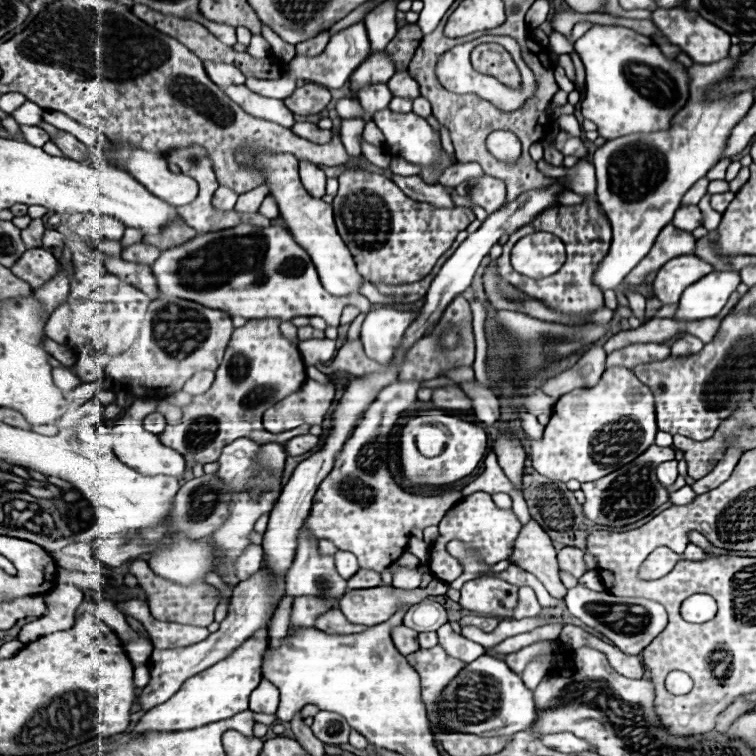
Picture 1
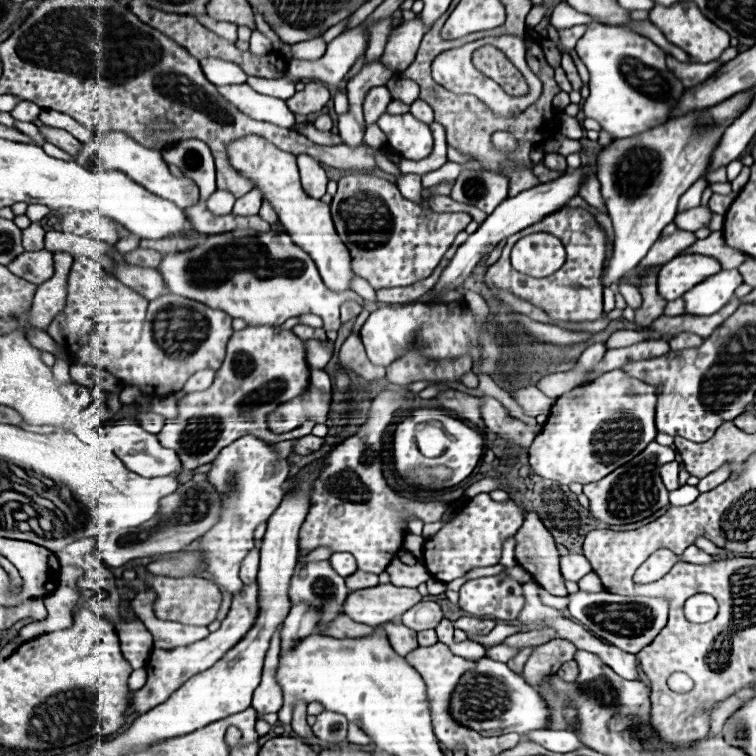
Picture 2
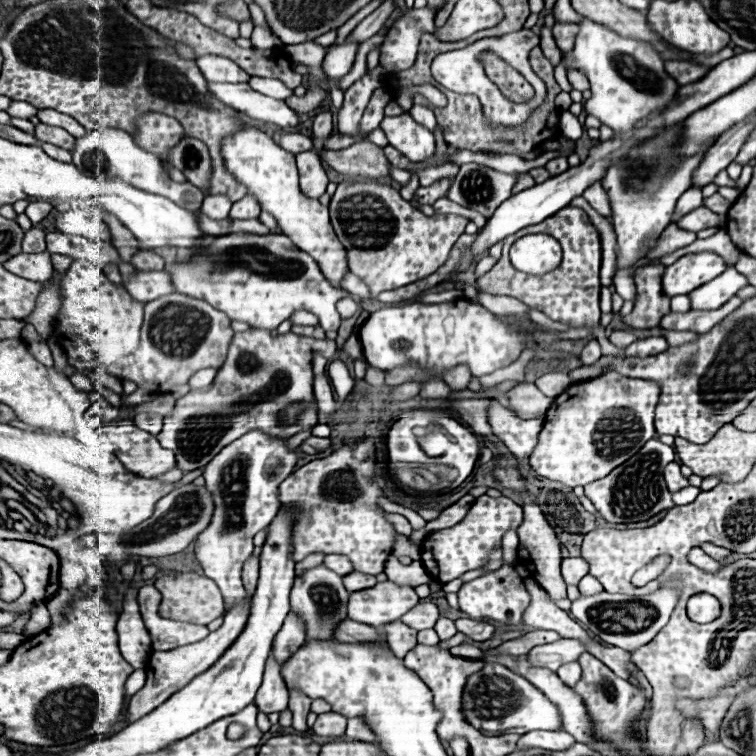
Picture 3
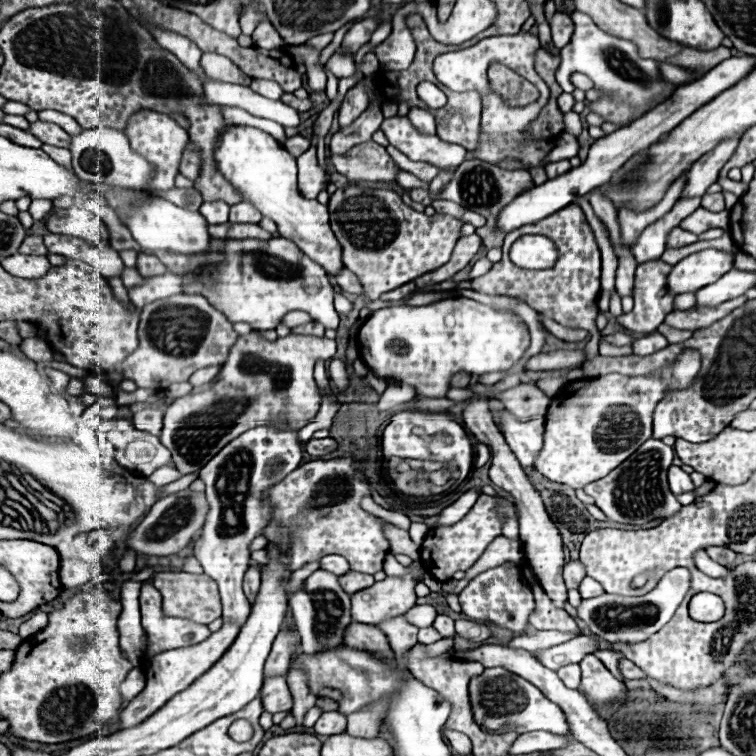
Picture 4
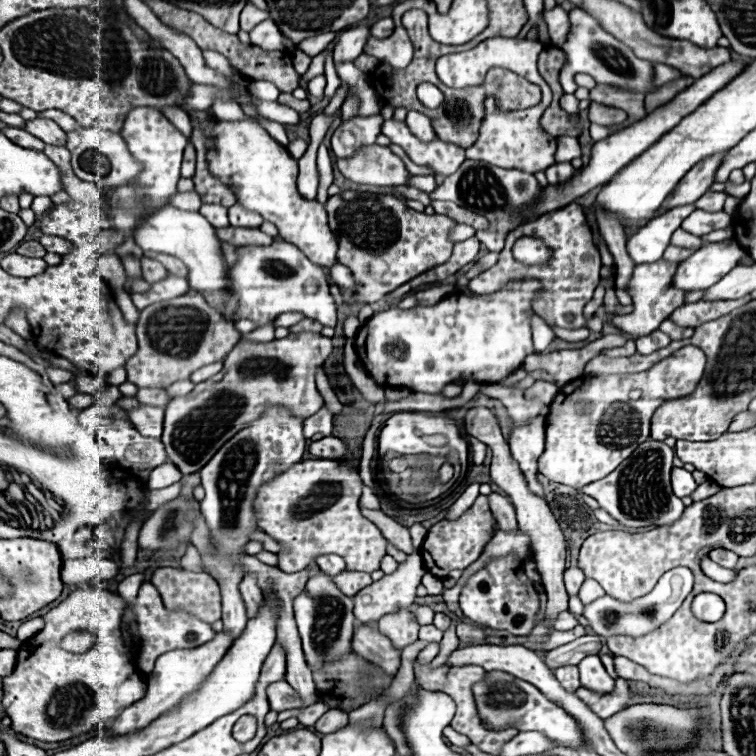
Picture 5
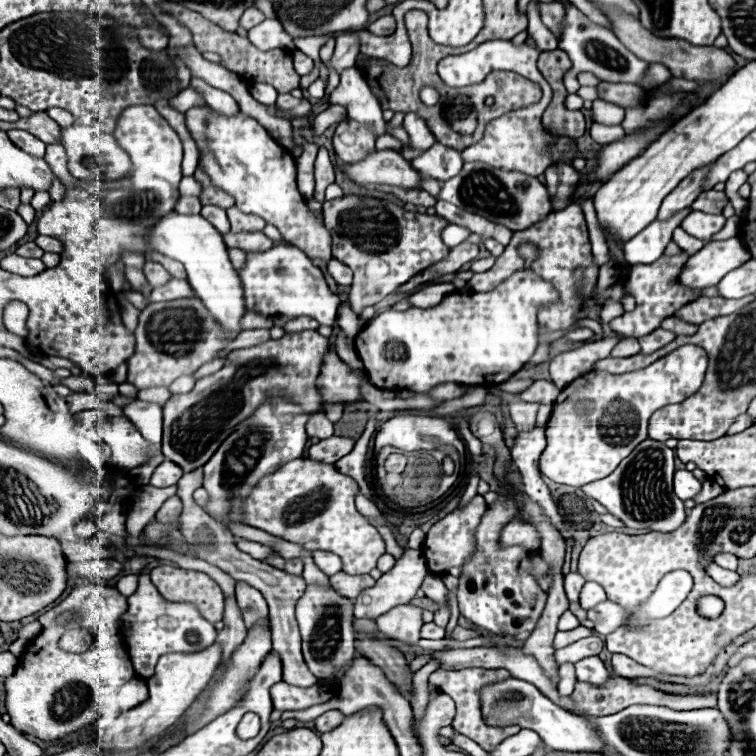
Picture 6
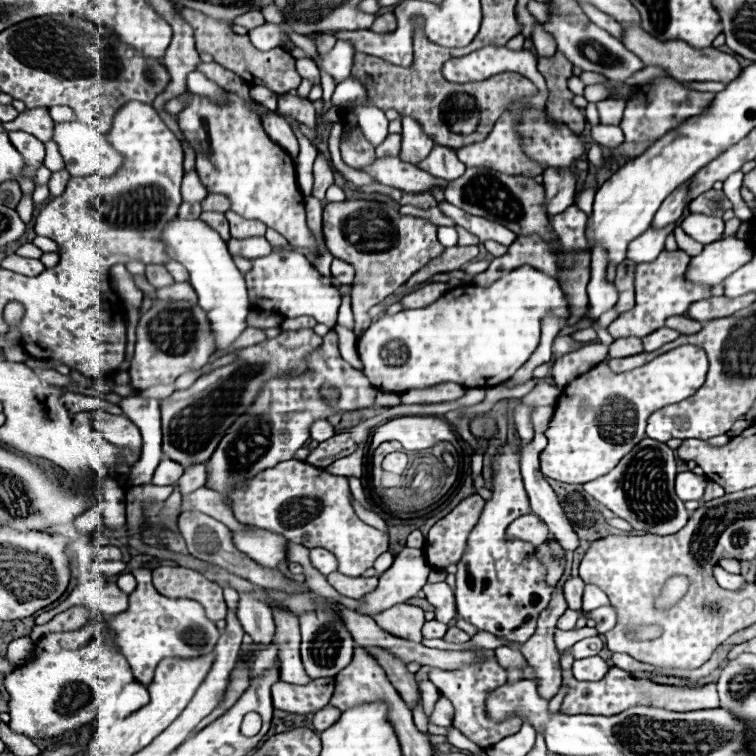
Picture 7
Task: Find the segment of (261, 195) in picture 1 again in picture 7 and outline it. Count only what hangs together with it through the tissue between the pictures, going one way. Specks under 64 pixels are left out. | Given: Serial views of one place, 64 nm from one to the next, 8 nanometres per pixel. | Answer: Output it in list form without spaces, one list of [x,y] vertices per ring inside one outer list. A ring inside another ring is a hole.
[[[232,210],[226,212],[226,218],[230,222],[230,232],[232,232],[232,238],[248,238],[248,236],[264,236],[266,232],[266,226],[258,220],[244,220],[240,218],[238,214],[234,214]]]

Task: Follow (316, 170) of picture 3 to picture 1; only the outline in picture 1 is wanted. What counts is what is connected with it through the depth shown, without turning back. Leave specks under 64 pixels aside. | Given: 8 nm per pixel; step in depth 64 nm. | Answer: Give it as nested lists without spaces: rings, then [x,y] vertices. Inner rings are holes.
[[[308,160],[299,161],[299,176],[310,196],[322,198],[326,194],[326,176],[316,164],[308,164]]]

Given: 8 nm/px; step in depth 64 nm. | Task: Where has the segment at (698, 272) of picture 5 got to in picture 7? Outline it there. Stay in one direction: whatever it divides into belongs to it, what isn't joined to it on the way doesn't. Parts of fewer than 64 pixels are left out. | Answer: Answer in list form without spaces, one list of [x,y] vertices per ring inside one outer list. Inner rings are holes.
[[[724,238],[704,246],[704,252],[690,260],[686,278],[696,284],[720,284],[726,276],[748,264],[752,256],[752,246],[746,240]]]

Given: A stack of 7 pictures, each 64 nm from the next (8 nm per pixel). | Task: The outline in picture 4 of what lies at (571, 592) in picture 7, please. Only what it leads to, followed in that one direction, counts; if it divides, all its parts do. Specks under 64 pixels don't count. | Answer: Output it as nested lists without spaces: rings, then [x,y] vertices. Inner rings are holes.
[[[566,562],[564,564],[564,580],[566,580],[566,586],[568,590],[578,590],[580,586],[580,580],[586,576],[584,572],[584,566],[580,562]]]

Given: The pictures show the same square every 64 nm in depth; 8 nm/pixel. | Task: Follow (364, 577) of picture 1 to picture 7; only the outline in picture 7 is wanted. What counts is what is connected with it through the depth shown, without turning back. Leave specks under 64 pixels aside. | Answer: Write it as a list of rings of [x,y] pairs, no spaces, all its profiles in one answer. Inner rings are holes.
[[[332,572],[332,576],[326,576],[326,580],[342,596],[356,598],[356,600],[364,598],[364,594],[372,592],[376,588],[376,584],[378,584],[378,576],[372,576],[372,578],[350,578],[350,576],[342,576],[340,572]]]

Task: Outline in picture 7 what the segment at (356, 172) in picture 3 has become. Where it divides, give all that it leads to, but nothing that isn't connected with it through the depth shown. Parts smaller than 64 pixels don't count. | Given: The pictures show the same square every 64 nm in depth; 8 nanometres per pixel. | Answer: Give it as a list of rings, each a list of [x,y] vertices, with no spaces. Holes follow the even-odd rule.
[[[382,158],[376,160],[370,168],[364,168],[370,176],[374,176],[380,184],[398,188],[406,194],[426,194],[432,192],[434,186],[446,188],[450,182],[434,178],[432,174],[420,170],[414,164],[402,162],[400,158]]]

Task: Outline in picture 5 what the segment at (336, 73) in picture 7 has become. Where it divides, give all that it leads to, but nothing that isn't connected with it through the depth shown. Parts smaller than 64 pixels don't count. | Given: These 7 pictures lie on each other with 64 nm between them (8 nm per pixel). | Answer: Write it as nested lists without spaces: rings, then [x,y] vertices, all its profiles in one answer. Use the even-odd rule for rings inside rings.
[[[360,24],[360,26],[354,26],[346,32],[342,32],[338,38],[338,44],[334,48],[334,62],[336,64],[354,62],[362,54],[362,48],[364,48],[368,36],[370,36],[370,26],[366,26],[366,24]]]

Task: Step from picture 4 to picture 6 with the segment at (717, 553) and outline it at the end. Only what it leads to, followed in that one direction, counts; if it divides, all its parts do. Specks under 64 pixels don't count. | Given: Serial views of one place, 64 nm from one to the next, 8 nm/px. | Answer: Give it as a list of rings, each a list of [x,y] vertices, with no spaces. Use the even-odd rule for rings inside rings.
[[[718,554],[718,556],[714,558],[714,562],[716,562],[718,566],[722,566],[722,568],[726,568],[726,570],[732,570],[732,572],[738,568],[738,558],[732,556],[732,554]]]

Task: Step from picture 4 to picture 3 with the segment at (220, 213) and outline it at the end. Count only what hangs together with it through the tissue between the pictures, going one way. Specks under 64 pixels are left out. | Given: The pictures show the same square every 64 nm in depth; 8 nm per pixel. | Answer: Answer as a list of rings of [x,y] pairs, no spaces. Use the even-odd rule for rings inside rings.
[[[208,196],[208,216],[212,220],[224,220],[228,218],[230,200],[224,196]]]

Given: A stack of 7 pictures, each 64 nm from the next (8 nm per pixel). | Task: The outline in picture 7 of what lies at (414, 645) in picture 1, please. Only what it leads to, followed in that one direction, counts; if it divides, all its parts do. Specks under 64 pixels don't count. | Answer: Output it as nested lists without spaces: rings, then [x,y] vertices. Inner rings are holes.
[[[396,604],[396,608],[388,608],[388,612],[380,612],[374,616],[378,626],[388,634],[398,638],[406,638],[412,642],[422,640],[422,624],[424,624],[424,610],[410,604]]]

